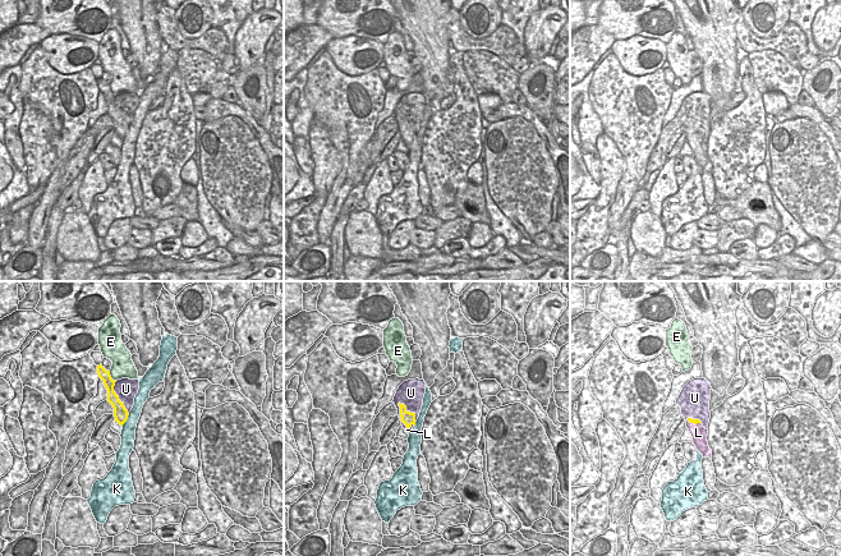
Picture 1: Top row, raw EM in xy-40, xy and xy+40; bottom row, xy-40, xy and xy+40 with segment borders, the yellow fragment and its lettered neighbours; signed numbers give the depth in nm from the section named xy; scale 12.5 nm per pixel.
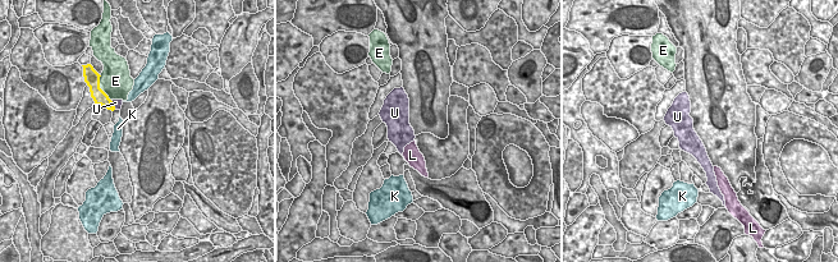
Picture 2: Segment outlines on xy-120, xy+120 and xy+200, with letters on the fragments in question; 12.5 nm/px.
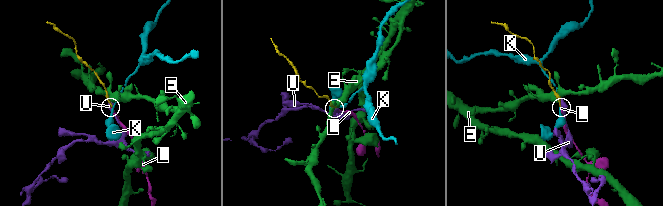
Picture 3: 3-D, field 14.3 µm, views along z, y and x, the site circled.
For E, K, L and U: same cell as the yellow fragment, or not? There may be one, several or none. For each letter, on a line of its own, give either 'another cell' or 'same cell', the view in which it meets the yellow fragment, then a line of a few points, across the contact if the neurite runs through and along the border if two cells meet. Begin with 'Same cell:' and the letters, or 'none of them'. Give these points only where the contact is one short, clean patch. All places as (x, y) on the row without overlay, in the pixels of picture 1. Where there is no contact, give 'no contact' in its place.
Same cell: L
E: another cell; meets yellow in xy-40; line xy-40 (109, 84), (109, 88), (115, 95)
K: another cell; meets yellow in xy-40; line xy-40 (129, 127), (122, 138)
L: same cell; meets yellow in xy; line xy (408, 132), (408, 141), (407, 143)
U: another cell; meets yellow in xy

